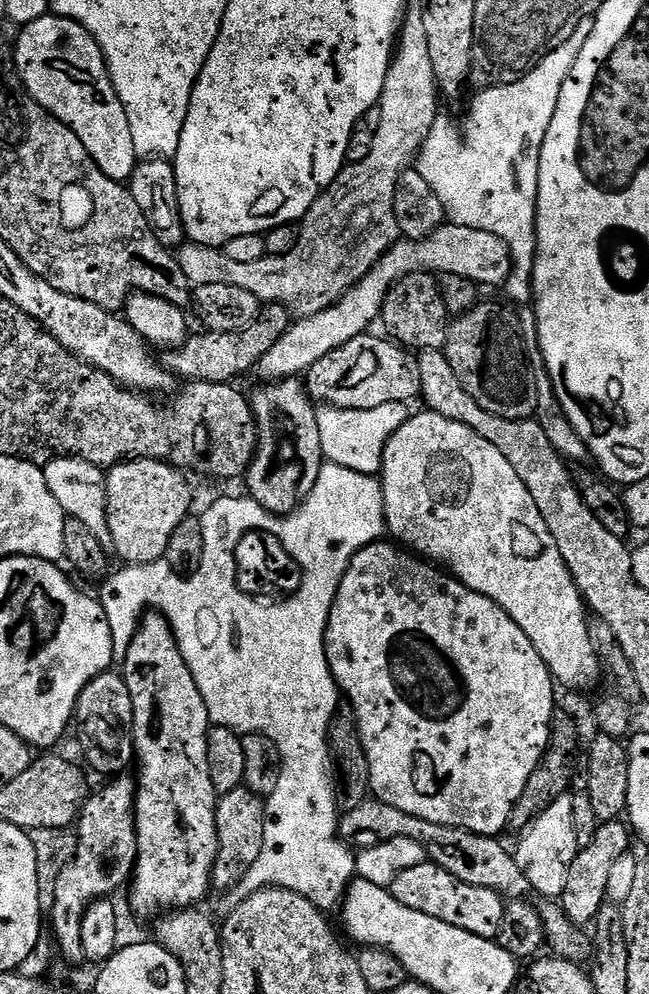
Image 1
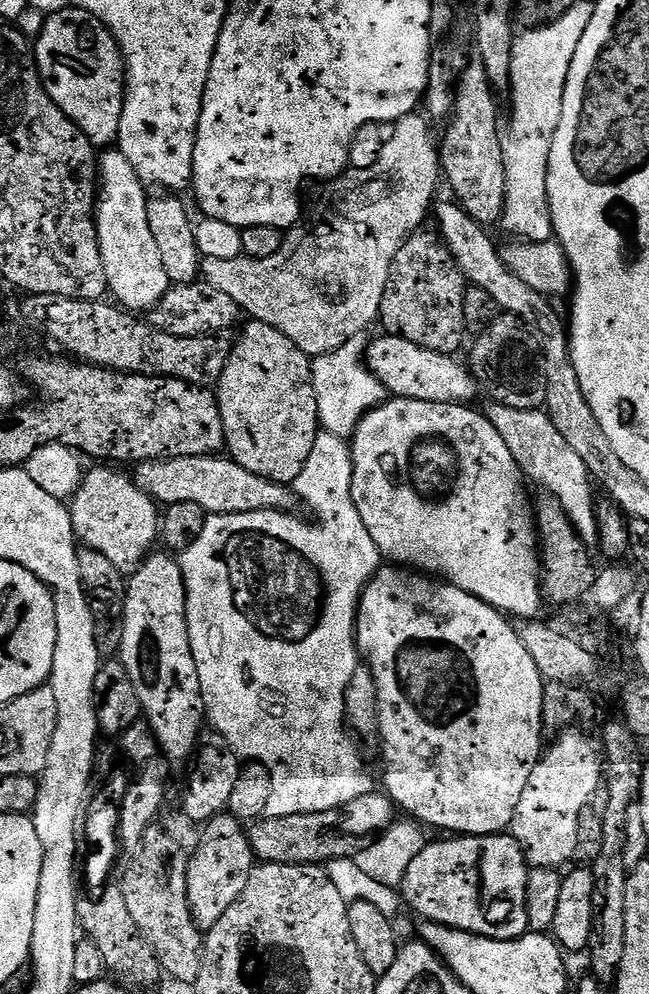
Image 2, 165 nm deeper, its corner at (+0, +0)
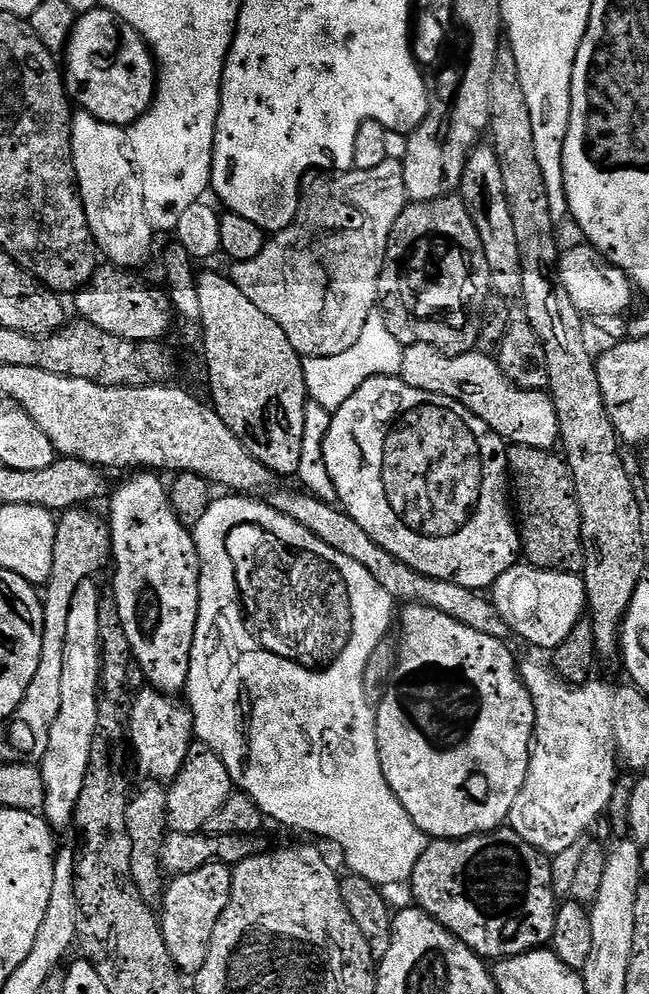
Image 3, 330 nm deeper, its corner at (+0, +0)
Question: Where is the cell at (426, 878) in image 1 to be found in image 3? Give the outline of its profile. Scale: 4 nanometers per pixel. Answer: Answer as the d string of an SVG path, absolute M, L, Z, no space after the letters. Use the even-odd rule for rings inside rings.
M501 826L494 832L468 836L464 840L432 840L414 866L410 883L413 888L413 898L420 909L433 916L442 926L446 926L446 930L453 932L466 946L470 946L470 950L484 957L485 961L499 962L505 960L507 956L520 956L523 952L543 949L554 934L558 897L556 891L552 889L552 861L545 853L530 846L530 842L523 840L511 826Z

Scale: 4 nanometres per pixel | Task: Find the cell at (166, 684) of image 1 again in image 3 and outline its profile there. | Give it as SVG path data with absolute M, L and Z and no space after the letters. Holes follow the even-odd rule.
M140 470L129 476L132 477L125 484L120 484L117 488L115 485L110 496L111 559L114 561L114 568L116 564L111 595L118 606L135 667L144 671L145 681L157 692L180 694L188 686L190 658L200 609L200 555L196 549L196 537L193 529L183 524L178 514L174 514L165 481L163 484L155 471Z

